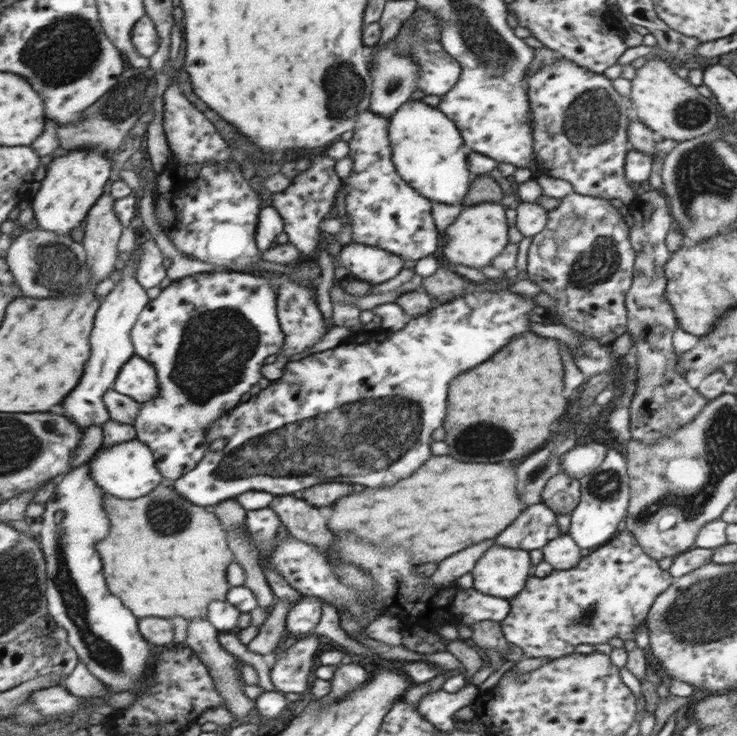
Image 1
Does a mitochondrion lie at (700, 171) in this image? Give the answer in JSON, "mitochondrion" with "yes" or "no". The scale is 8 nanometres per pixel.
{"mitochondrion":"yes"}

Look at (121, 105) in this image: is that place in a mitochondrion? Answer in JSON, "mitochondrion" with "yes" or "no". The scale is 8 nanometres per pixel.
{"mitochondrion":"yes"}

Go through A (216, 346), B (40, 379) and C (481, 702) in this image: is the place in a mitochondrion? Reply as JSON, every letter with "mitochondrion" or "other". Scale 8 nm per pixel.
{"A":"mitochondrion","B":"other","C":"other"}

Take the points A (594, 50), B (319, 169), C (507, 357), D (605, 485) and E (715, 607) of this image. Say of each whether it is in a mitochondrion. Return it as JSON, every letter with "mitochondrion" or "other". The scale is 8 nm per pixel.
{"A":"other","B":"other","C":"other","D":"mitochondrion","E":"mitochondrion"}

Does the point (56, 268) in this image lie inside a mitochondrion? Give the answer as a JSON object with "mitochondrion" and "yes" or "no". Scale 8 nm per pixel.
{"mitochondrion":"yes"}

